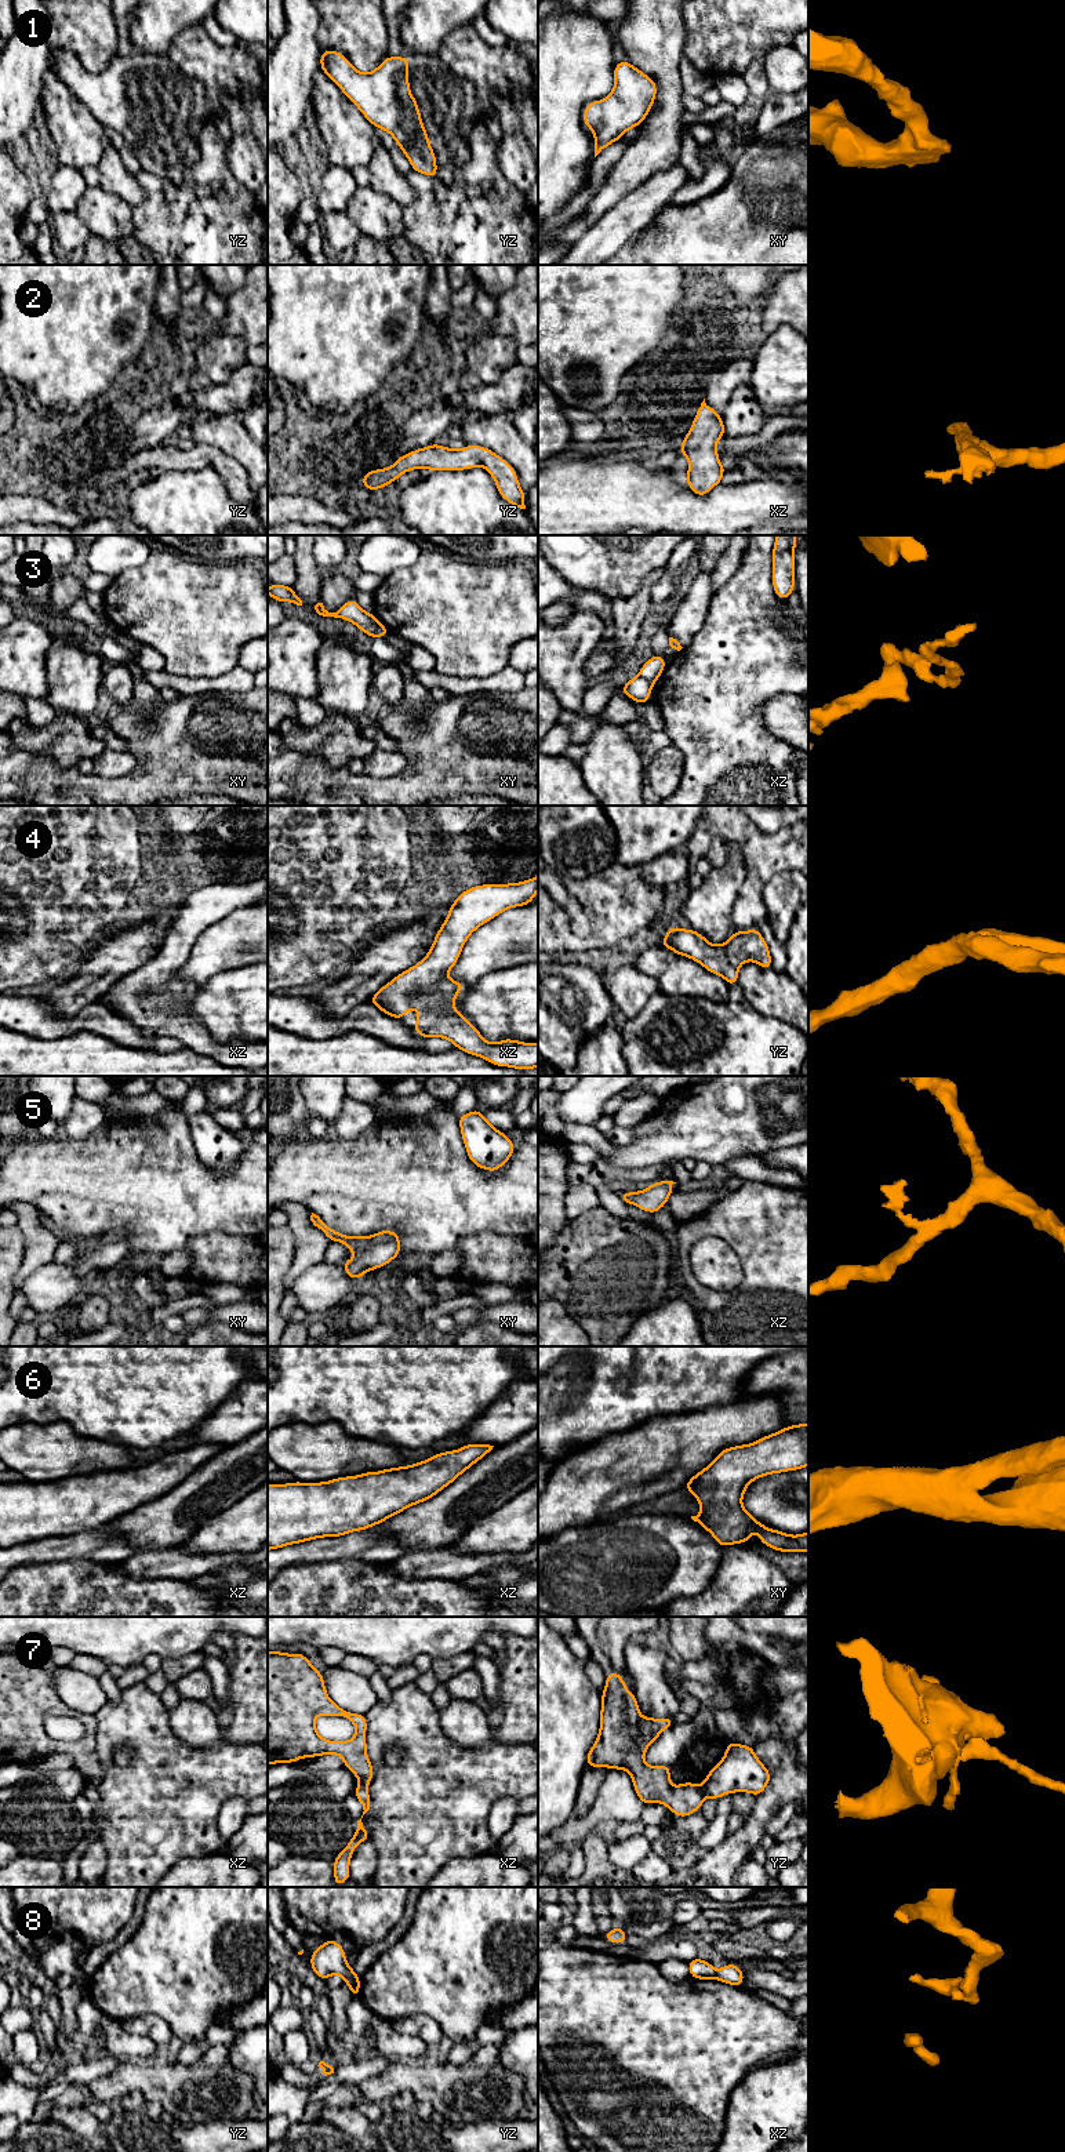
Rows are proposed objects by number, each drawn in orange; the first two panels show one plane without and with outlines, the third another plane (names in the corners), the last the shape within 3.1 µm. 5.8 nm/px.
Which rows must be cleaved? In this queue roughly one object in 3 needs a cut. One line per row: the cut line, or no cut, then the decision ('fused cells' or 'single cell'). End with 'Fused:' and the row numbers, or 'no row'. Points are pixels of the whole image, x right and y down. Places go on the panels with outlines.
1: cut none; single cell
2: cut none; single cell
3: cut xy (378, 621), (374, 636); fused cells
4: cut none; single cell
5: cut none; single cell
6: cut none; single cell
7: cut yz (701, 1787), (708, 1795); fused cells
8: cut xz (716, 1970), (712, 1977); fused cells
Fused: 3, 7, 8

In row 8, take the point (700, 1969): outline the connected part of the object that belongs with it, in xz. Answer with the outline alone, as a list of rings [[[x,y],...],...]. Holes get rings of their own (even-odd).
[[[695,1957],[687,1963],[690,1969],[690,1977],[697,1980],[709,1980],[715,1977],[716,1970],[709,1962]]]

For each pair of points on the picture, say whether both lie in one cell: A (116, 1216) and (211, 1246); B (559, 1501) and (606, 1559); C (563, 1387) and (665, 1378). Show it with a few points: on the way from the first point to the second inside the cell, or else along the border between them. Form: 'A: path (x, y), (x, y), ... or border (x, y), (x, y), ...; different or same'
A: border (224, 1232), (214, 1231), (197, 1235), (184, 1247); different
B: border (611, 1518), (564, 1527), (552, 1536); different
C: path (588, 1381), (595, 1378), (640, 1378); same

